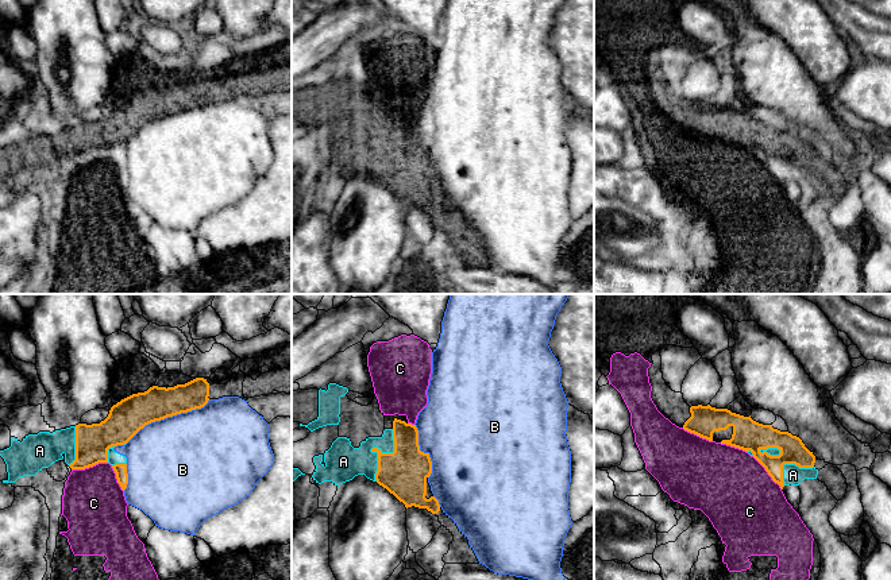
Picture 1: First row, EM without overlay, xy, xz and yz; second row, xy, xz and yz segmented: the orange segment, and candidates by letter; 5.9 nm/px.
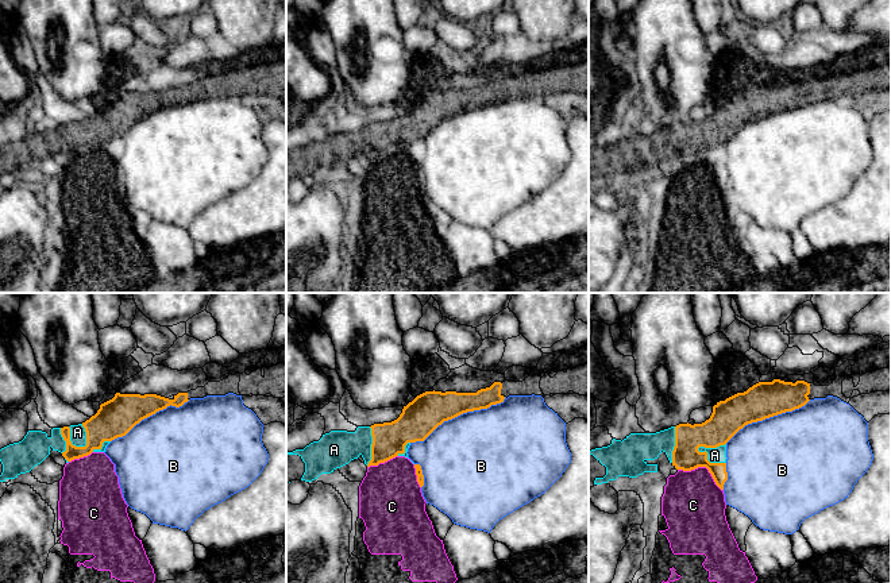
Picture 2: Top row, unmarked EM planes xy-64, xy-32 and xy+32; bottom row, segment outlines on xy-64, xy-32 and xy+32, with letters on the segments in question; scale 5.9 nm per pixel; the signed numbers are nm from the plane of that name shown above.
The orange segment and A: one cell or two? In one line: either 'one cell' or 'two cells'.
one cell

